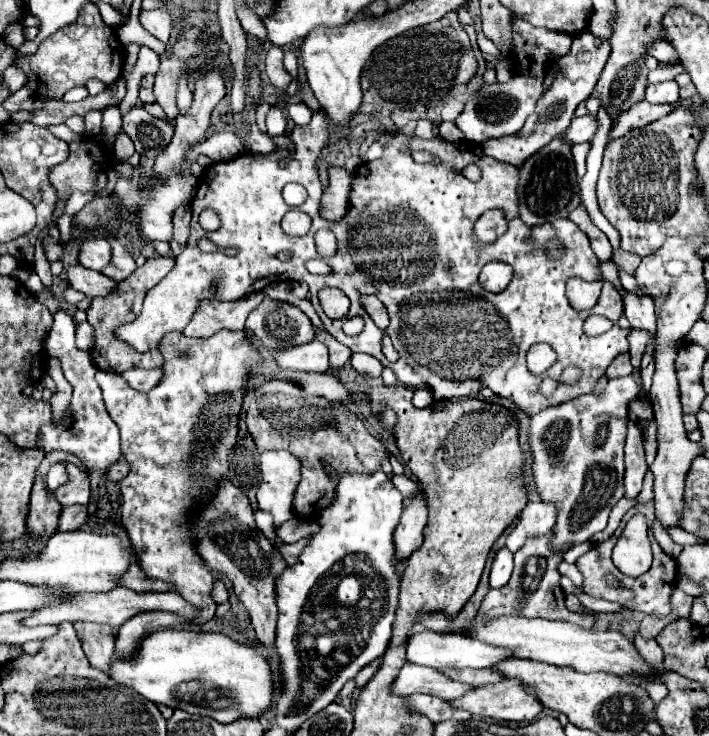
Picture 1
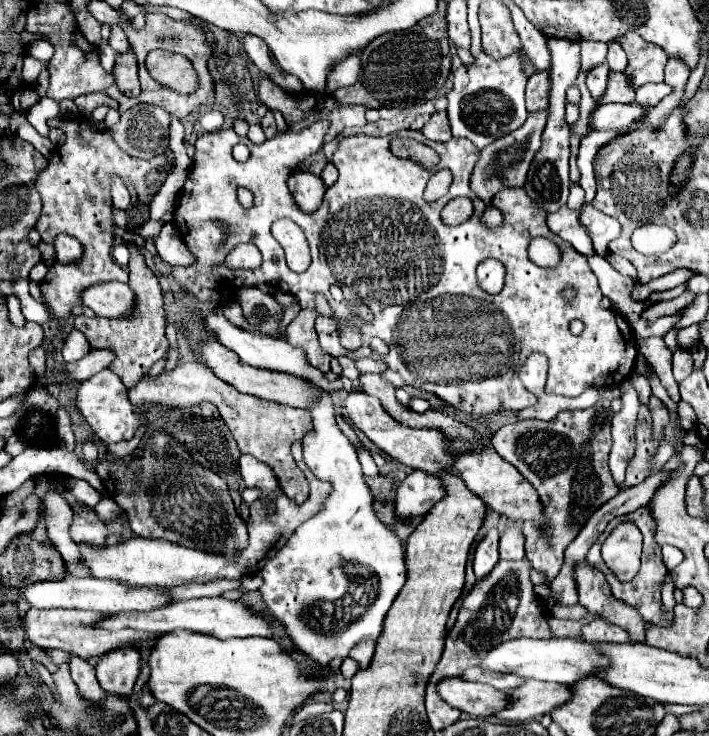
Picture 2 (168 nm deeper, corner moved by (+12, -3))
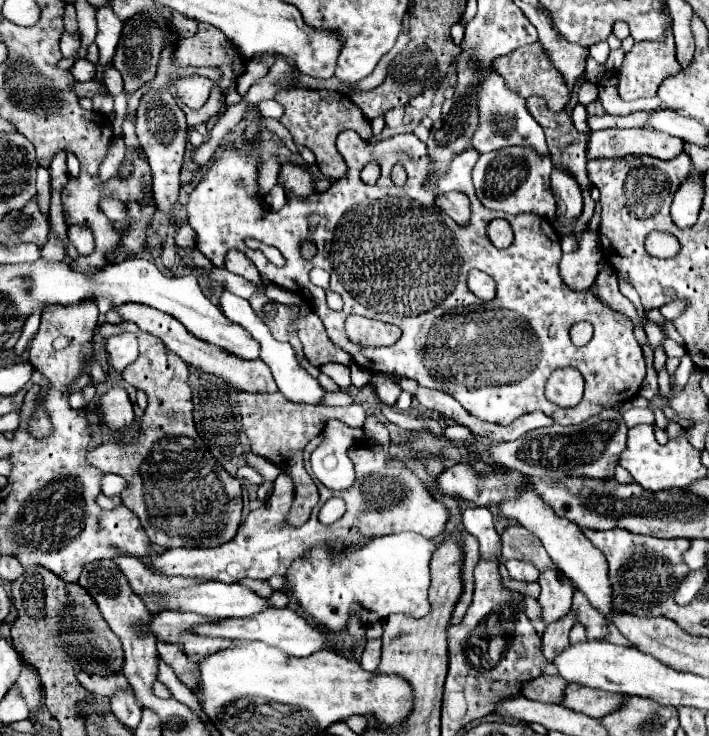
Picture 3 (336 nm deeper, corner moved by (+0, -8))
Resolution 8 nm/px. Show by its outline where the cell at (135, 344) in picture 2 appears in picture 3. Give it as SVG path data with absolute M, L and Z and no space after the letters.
M122 322L117 326L100 326L100 334L106 338L124 330L136 334L140 344L140 356L132 362L132 366L124 368L122 378L134 388L144 390L148 394L148 408L144 410L138 436L126 436L122 440L114 438L110 442L104 442L90 450L86 454L86 460L102 472L114 472L128 480L128 488L122 492L122 500L140 518L152 544L158 544L162 548L220 546L232 540L232 536L236 536L238 532L242 520L242 486L214 460L214 456L208 452L208 448L196 432L192 420L192 394L188 386L188 364L180 360L180 356L176 356L172 350L168 350L160 338L142 331L132 322Z

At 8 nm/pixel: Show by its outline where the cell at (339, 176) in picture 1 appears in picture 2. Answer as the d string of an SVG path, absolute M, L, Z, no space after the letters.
M292 173L288 187L290 187L292 195L294 195L296 205L308 215L316 213L316 209L324 201L326 185L324 185L324 181L320 177L312 175L312 173L296 173L296 175Z

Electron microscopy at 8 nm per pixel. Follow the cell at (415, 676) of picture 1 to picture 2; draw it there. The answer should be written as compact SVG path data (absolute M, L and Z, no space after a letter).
M458 677L442 679L436 683L436 693L452 707L476 715L476 717L490 717L498 709L506 705L508 693L498 691L490 685L482 683L468 683Z

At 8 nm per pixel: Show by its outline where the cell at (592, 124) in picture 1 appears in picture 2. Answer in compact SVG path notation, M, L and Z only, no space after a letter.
M604 103L592 113L590 131L618 131L620 127L632 123L642 115L640 105L622 105L622 103Z

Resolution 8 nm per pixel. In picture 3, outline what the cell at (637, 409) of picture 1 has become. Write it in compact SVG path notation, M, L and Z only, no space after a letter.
M628 408L622 412L624 422L628 428L644 422L644 424L654 424L654 414L650 408Z

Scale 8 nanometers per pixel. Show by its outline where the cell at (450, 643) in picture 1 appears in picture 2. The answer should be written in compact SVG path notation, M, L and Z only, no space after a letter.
M552 637L552 639L510 639L500 645L494 645L480 657L480 667L496 673L514 673L522 679L540 679L572 685L584 675L592 675L596 667L602 667L606 661L586 643L580 643L578 637Z

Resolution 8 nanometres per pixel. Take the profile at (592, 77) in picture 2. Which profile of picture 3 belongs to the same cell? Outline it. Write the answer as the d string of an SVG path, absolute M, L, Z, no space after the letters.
M600 42L600 44L596 44L596 46L590 46L588 50L590 50L590 56L592 56L598 64L606 64L606 58L608 58L608 52L610 52L610 48L608 48L606 42Z

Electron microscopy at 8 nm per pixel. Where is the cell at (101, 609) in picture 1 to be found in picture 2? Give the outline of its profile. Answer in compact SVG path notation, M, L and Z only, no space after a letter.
M214 597L214 599L190 599L190 601L174 601L164 607L152 609L152 611L122 611L108 615L96 623L96 627L104 629L138 629L138 631L148 631L148 633L168 633L176 629L186 629L192 633L202 633L202 635L212 635L218 639L228 639L228 637L270 637L270 625L268 621L258 615L256 611L244 607L240 601L228 601L224 597Z

